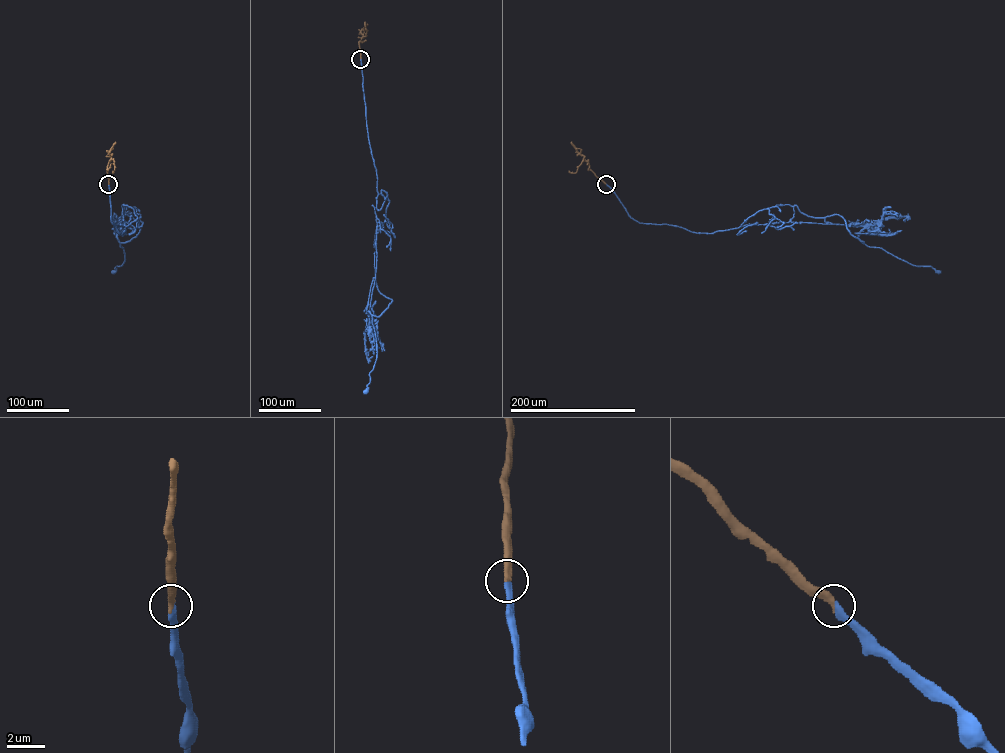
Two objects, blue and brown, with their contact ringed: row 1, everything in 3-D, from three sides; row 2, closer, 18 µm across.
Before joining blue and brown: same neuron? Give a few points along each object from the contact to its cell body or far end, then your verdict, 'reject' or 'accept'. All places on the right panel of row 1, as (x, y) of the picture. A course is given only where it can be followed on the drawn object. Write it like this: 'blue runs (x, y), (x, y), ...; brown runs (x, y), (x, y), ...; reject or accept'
blue runs (606, 184), (640, 223), (712, 233), (796, 205), (825, 222), (863, 226), (858, 238), (868, 246), (938, 271); brown runs (606, 184), (583, 159), (576, 172), (569, 171); accept

